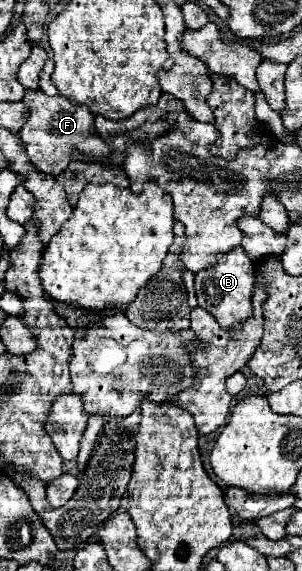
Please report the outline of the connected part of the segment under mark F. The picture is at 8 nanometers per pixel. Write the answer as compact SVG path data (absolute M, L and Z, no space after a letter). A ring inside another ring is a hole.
M26 90L24 104L28 108L28 120L20 128L20 138L26 144L26 152L30 162L44 174L58 176L66 170L66 166L72 162L70 154L72 150L78 150L86 154L84 162L100 162L110 156L110 148L106 148L106 142L94 136L94 116L90 114L84 104L72 104L64 96L46 96L42 90Z

